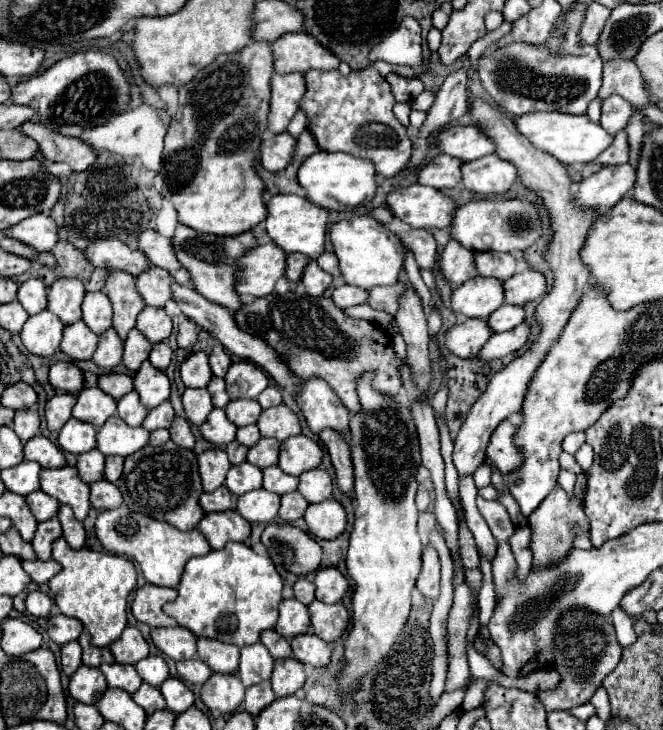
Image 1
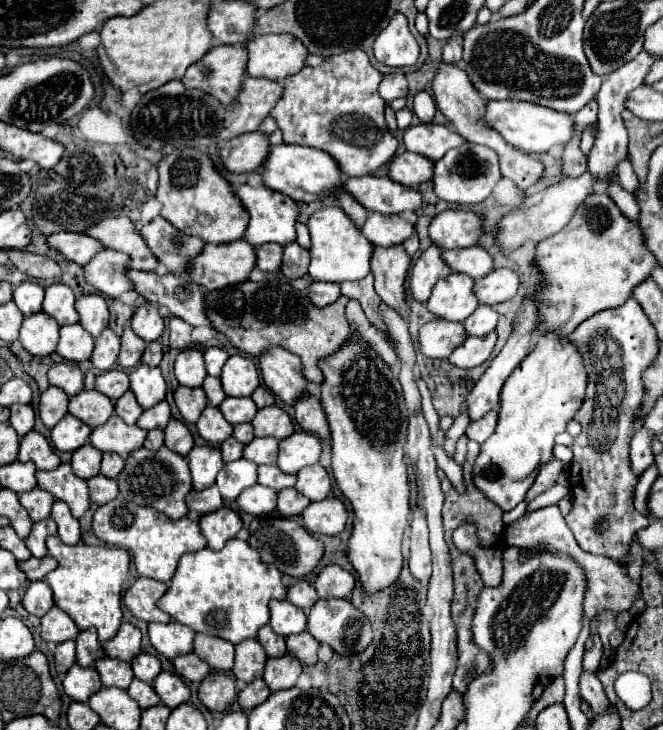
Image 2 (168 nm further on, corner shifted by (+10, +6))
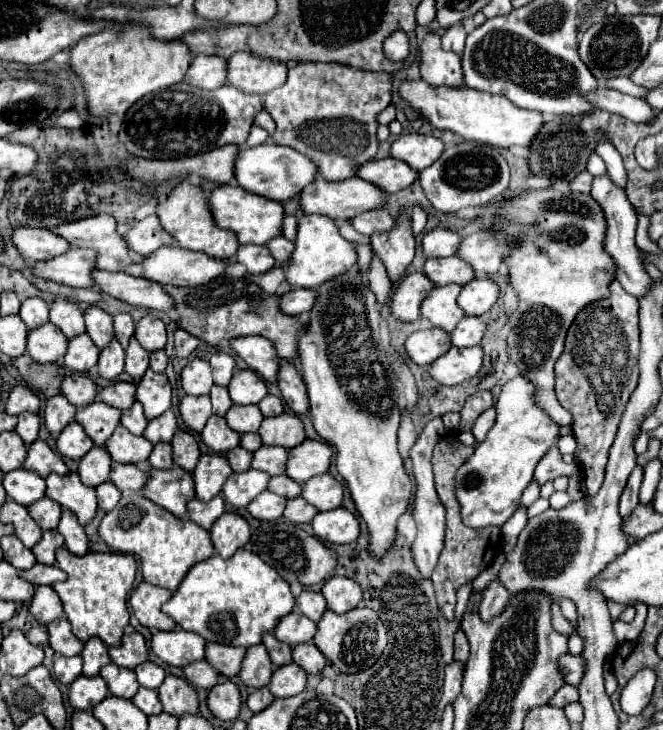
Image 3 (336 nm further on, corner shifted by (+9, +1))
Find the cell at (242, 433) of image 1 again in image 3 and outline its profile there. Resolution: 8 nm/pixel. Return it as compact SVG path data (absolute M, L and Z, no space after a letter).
M243 433L241 435L241 447L245 447L247 451L257 451L259 447L263 445L263 441L261 441L261 437L259 437L259 433Z

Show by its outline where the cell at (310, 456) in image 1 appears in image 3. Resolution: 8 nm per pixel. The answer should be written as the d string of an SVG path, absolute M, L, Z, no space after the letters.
M307 439L299 447L289 451L287 475L297 483L305 483L315 475L325 473L331 465L331 457L333 457L331 445L327 445L325 441Z

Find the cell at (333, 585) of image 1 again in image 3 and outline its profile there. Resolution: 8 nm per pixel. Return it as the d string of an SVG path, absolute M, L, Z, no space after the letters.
M337 575L323 583L321 593L327 599L327 607L335 613L347 613L355 609L363 599L359 583L355 583L349 577L337 577Z

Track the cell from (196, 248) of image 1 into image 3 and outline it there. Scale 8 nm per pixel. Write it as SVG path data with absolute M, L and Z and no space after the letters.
M149 215L149 217L137 221L125 233L125 243L131 251L135 251L137 255L143 257L151 251L157 251L163 245L175 243L175 239L171 239L171 235L167 235L167 231L163 231L163 227L159 227L157 215Z

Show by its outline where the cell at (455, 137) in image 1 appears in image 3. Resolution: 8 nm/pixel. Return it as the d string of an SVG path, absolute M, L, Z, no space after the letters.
M403 133L389 147L389 155L393 159L405 161L417 173L435 163L435 159L439 159L441 153L443 143L437 137L421 133Z

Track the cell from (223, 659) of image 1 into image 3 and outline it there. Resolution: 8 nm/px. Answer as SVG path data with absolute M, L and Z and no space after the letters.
M207 643L205 659L225 677L235 677L241 669L243 657L245 657L243 647L231 647L231 645L219 645L219 643Z

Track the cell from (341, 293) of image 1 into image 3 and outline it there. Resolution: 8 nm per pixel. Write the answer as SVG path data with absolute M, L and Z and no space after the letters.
M291 289L279 299L281 311L287 311L287 315L305 315L311 309L311 303L315 301L315 291L311 289Z

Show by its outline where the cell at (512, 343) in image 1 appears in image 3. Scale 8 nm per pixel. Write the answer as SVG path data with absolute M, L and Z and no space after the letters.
M479 345L467 349L451 347L447 353L443 353L437 361L433 361L427 367L427 373L439 385L459 385L477 375L481 363L483 363L483 349Z

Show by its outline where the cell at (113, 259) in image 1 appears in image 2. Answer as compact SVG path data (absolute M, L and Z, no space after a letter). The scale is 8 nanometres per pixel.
M74 232L52 234L48 236L48 244L58 252L62 252L68 260L76 262L78 266L86 266L86 262L90 262L90 258L94 258L94 254L102 252L104 248L104 244L96 242L92 236Z

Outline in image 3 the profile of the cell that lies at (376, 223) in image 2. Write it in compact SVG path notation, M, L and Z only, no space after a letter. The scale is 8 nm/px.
M371 209L371 211L365 211L357 217L353 217L351 225L359 233L371 237L375 231L389 231L395 225L395 219L385 209Z

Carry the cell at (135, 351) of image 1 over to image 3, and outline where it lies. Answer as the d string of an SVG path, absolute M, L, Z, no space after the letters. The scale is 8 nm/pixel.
M131 337L129 347L125 351L125 371L137 381L149 369L149 353L139 345L135 337Z

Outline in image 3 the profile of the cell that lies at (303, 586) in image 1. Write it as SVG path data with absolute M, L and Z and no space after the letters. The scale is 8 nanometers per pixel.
M305 589L305 591L297 597L297 609L299 609L303 615L307 615L311 621L317 623L317 621L321 619L321 615L327 611L327 601L323 599L321 593Z

